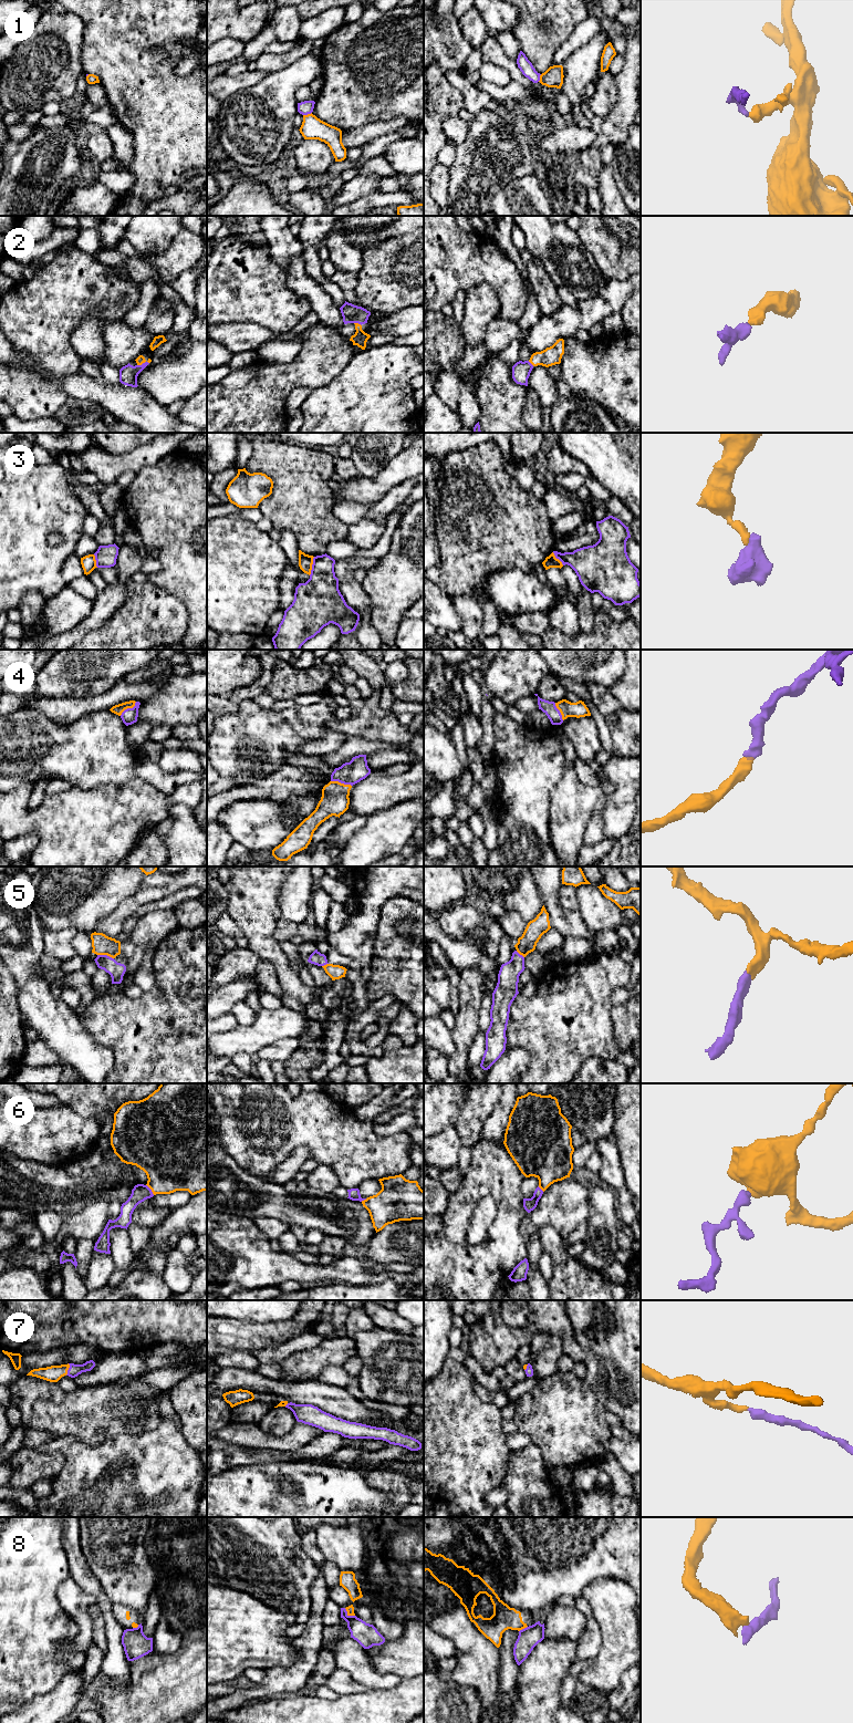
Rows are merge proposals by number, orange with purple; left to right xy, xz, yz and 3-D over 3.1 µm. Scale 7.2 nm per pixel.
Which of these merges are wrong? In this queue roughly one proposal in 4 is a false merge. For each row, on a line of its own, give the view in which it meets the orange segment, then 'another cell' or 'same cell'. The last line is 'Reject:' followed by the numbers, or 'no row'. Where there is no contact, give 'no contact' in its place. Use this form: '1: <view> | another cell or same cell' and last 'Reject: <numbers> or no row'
1: xz | same cell
2: xz | same cell
3: xz | another cell
4: xz | same cell
5: xy | same cell
6: xy | same cell
7: xy | same cell
8: xz | another cell
Reject: 3, 8

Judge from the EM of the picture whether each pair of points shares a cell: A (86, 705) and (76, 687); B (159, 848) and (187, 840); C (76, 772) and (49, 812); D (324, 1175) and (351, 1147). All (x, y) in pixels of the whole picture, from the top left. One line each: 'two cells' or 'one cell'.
A: two cells
B: two cells
C: two cells
D: two cells

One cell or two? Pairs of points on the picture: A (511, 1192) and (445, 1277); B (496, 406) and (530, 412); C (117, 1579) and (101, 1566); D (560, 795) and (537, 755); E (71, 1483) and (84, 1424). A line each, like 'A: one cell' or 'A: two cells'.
A: one cell
B: two cells
C: one cell
D: two cells
E: two cells

